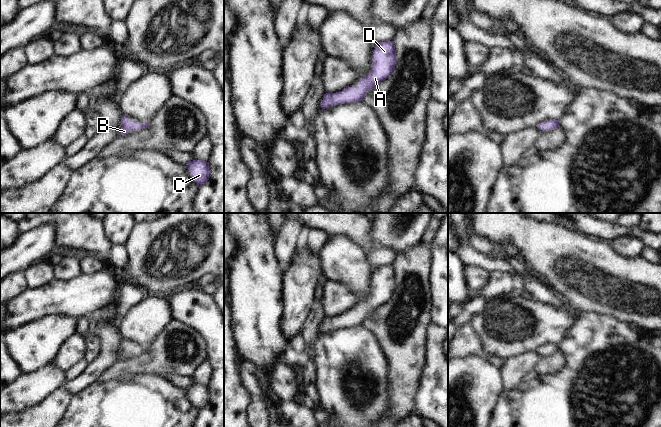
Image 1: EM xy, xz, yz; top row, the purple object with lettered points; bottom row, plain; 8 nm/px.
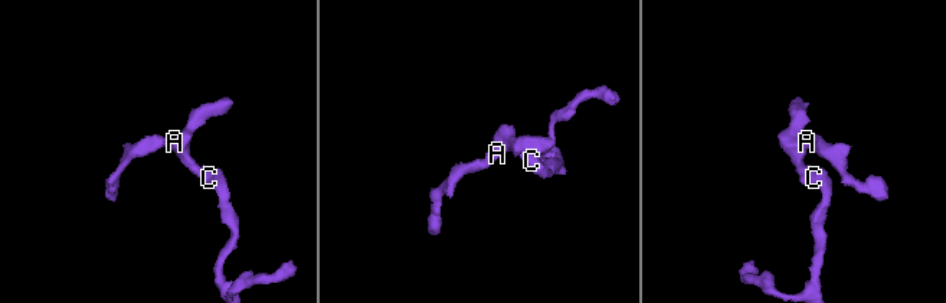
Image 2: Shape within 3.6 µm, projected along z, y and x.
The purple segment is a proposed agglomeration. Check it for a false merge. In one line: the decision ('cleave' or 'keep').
keep

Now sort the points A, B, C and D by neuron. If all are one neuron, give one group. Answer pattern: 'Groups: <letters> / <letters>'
Groups: A B C D.

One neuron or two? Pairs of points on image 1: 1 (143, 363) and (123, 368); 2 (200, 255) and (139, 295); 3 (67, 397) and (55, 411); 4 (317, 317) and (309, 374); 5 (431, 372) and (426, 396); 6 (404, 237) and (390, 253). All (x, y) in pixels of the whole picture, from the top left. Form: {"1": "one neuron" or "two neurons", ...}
{"1": "one neuron", "2": "two neurons", "3": "one neuron", "4": "one neuron", "5": "one neuron", "6": "two neurons"}

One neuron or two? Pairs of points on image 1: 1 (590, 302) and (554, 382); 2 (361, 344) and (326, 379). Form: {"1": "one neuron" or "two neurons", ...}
{"1": "two neurons", "2": "one neuron"}

